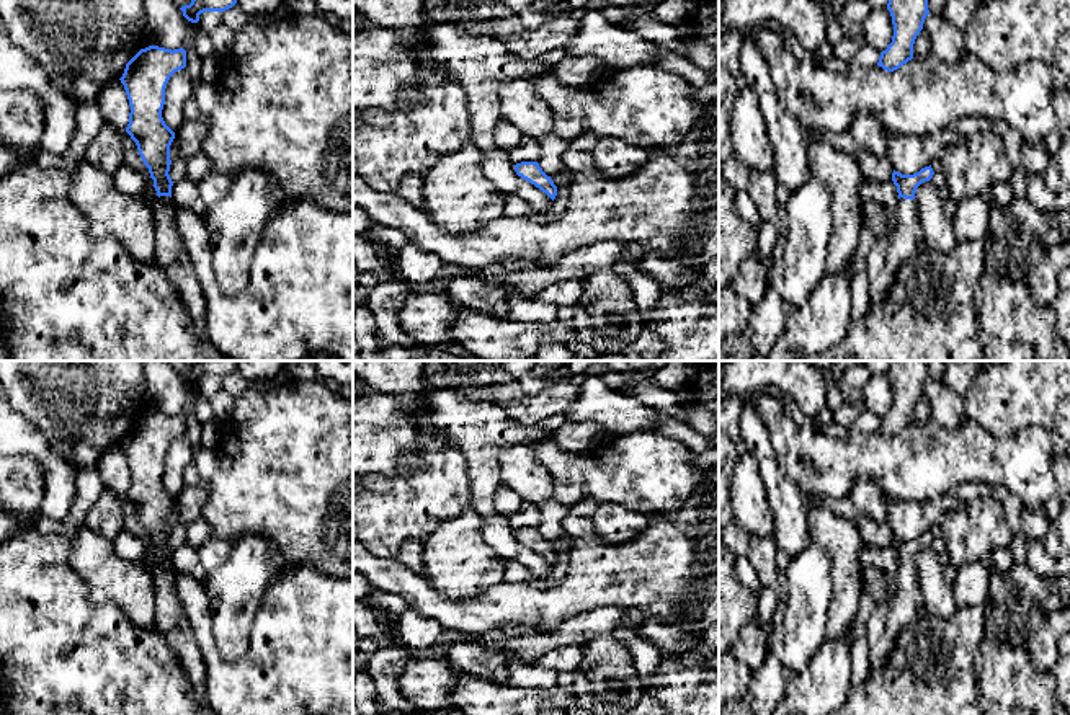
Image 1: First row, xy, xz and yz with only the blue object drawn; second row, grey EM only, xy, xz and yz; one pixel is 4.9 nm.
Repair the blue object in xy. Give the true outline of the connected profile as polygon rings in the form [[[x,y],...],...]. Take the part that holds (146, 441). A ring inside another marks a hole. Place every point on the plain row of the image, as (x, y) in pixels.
[[[149,411],[140,415],[119,444],[124,451],[131,478],[126,498],[136,508],[149,534],[157,565],[150,568],[155,589],[155,627],[167,637],[178,655],[198,700],[207,705],[207,677],[201,648],[176,593],[176,570],[172,563],[170,511],[175,498],[165,490],[162,475],[170,442],[186,433],[186,416]]]

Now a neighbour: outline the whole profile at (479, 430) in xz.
[[[425,379],[425,406],[428,421],[441,429],[466,459],[472,488],[470,508],[484,517],[484,539],[505,562],[516,562],[534,578],[546,580],[552,565],[539,553],[516,540],[508,517],[495,509],[495,491],[503,485],[500,451],[510,446],[555,437],[554,431],[524,424],[508,416],[502,406],[470,400],[451,389],[433,387]]]

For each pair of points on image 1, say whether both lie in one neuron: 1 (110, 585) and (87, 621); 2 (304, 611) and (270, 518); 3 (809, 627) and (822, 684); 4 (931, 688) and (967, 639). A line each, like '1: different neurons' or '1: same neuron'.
1: different neurons
2: different neurons
3: different neurons
4: same neuron

